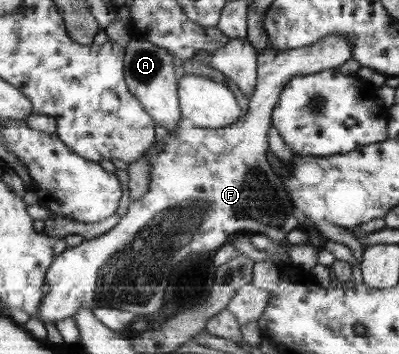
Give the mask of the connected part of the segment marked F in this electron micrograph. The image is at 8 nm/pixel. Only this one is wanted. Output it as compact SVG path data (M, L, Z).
M328 36L326 39L322 39L319 43L309 45L308 47L298 49L285 49L276 50L272 46L268 45L262 48L257 55L257 85L252 98L250 98L249 110L244 116L236 121L235 124L220 129L202 129L199 126L193 126L185 123L178 132L166 132L162 130L157 134L156 144L153 145L143 158L148 158L151 163L151 182L149 183L149 190L140 199L134 201L134 203L128 206L126 215L120 218L117 225L110 229L107 233L104 233L101 237L96 239L86 240L76 245L76 247L66 248L62 253L59 253L55 257L55 263L51 268L48 268L47 282L50 285L50 291L47 296L44 297L41 308L39 309L39 315L36 315L40 321L44 324L46 322L54 322L65 317L73 317L82 308L96 309L97 307L111 307L112 309L121 309L122 311L130 311L134 313L136 317L143 315L154 315L162 309L164 301L162 297L166 295L166 287L168 287L168 279L170 279L170 273L172 269L182 263L184 259L190 257L190 253L208 253L208 251L214 251L214 249L222 248L228 241L228 237L233 234L262 234L268 239L272 239L274 243L284 246L289 251L291 257L291 263L293 263L300 270L306 270L310 272L310 269L317 264L317 252L312 245L293 246L288 240L286 235L293 231L293 229L299 229L301 226L301 219L297 215L294 207L291 204L291 197L288 197L286 190L283 188L281 178L272 170L270 163L266 160L265 153L268 151L268 131L270 129L270 122L272 121L271 115L274 107L279 104L279 97L284 90L284 87L296 76L312 75L314 73L320 73L325 69L332 69L339 67L346 63L348 59L352 59L352 48L346 38L340 38L340 36Z

